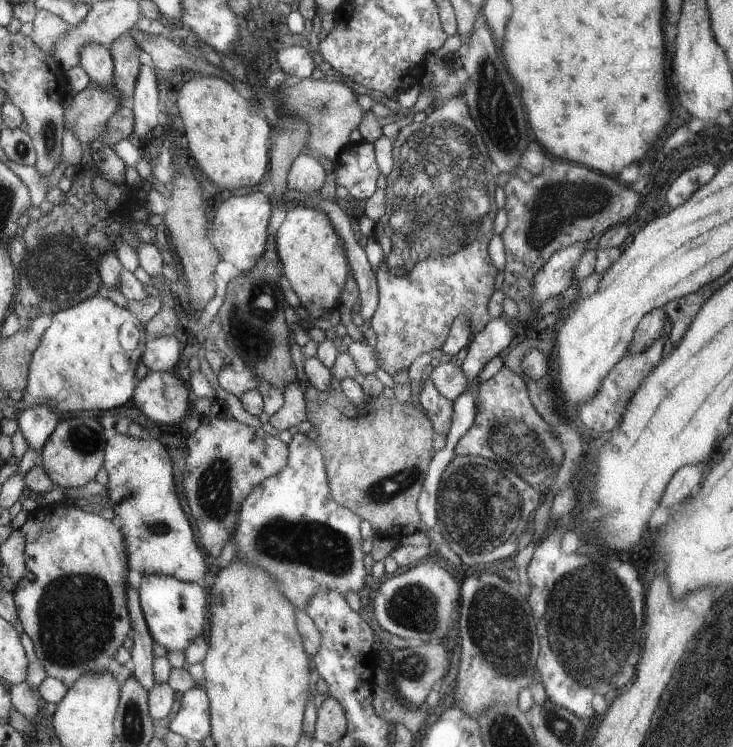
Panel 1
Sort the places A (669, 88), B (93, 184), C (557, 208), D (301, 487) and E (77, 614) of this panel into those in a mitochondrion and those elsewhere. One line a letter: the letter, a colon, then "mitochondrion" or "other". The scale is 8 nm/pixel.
A: other
B: other
C: mitochondrion
D: other
E: mitochondrion

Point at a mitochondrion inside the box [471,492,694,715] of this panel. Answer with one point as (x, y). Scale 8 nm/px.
(582, 659)

